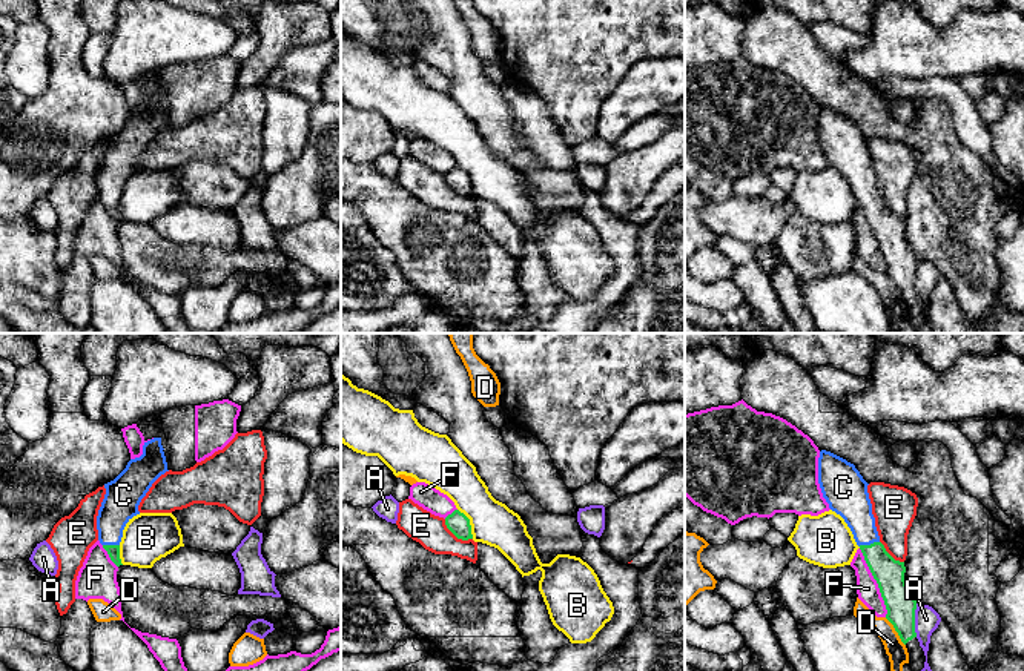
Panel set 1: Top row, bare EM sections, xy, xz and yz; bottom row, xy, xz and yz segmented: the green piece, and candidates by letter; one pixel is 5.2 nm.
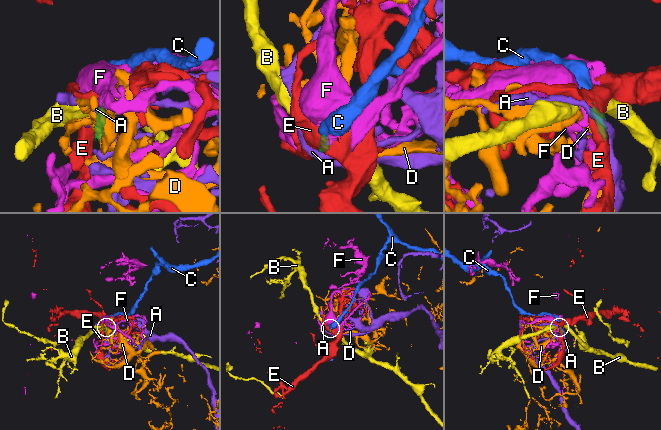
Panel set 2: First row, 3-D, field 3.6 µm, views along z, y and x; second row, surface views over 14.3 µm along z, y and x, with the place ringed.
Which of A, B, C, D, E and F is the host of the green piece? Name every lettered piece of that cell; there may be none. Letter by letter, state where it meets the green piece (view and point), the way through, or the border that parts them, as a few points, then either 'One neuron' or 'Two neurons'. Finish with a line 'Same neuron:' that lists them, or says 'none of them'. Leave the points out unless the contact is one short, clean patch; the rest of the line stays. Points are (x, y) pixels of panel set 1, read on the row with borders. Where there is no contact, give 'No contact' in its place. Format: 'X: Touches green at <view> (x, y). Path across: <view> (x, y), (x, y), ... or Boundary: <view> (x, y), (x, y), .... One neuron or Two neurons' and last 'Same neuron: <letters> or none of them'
A: Touches green at yz (914, 621). Boundary: yz (917, 604), (915, 636). Two neurons
B: Touches green at xz (469, 524). Boundary: xz (458, 509), (469, 519), (473, 538). Two neurons
C: Touches green at yz (868, 545). Path across: yz (889, 573), (868, 545), (862, 521), (851, 501). One neuron
D: Touches green at yz (895, 630). Boundary: yz (885, 618), (905, 645). Two neurons
E: Touches green at xz (456, 536). Two neurons
F: Touches green at yz (877, 582). Boundary: yz (858, 548), (877, 584), (886, 616). Two neurons
Same neuron: C

